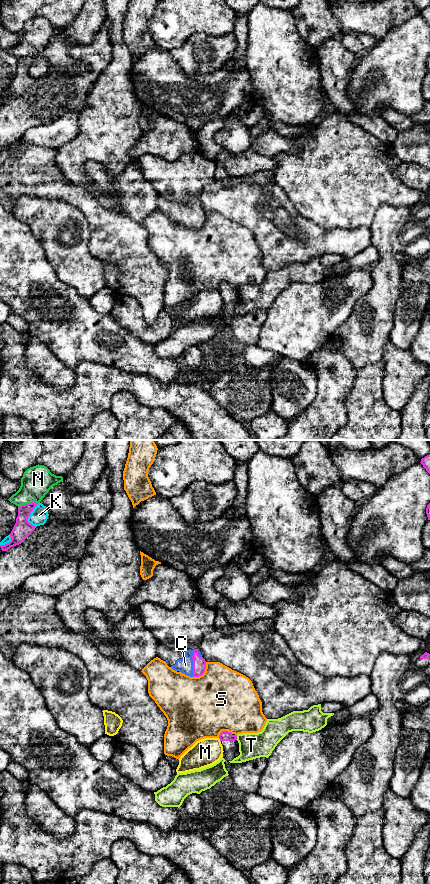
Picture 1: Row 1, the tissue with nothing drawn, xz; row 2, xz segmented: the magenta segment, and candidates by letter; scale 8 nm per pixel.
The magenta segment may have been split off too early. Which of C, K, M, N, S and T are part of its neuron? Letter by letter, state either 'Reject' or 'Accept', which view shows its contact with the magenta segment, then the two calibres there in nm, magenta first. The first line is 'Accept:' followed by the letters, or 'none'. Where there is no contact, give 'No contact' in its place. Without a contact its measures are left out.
Accept: C
C: Accept. Touches magenta in xz. Thickness 110 nm (magenta) against 130 nm
K: Reject. Touches magenta in xz. Thickness 150 nm (magenta) against 140 nm
M: Reject. Touches magenta in xz. Thickness 80 nm (magenta) against 220 nm
N: Reject. Touches magenta in xz. Thickness 150 nm (magenta) against 240 nm
S: Reject. Touches magenta in xz. Thickness 110 nm (magenta) against 500 nm
T: Reject. Touches magenta in xz. Thickness 80 nm (magenta) against 200 nm

